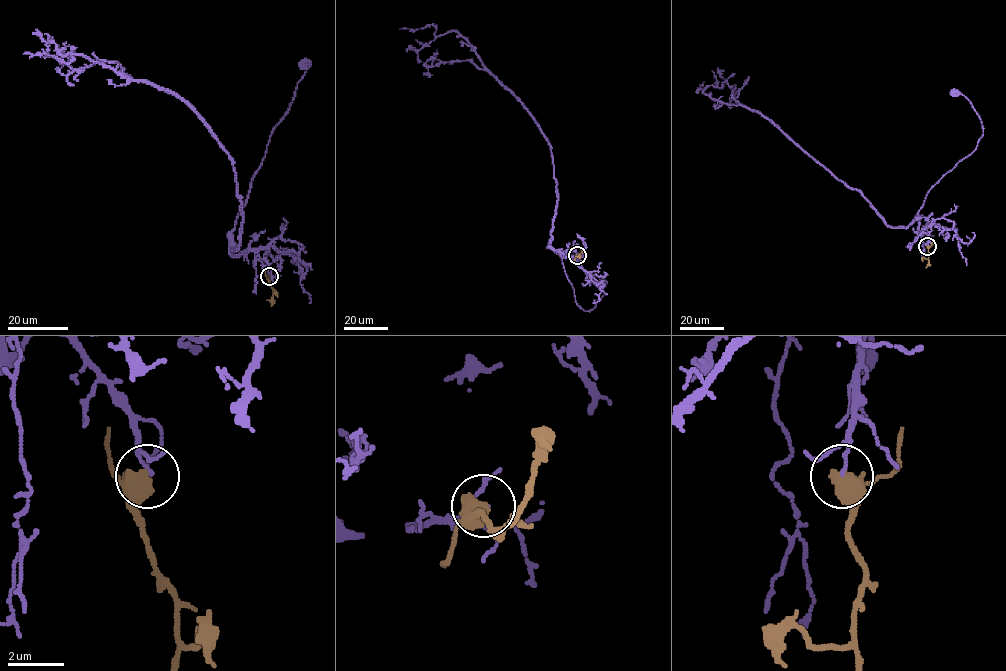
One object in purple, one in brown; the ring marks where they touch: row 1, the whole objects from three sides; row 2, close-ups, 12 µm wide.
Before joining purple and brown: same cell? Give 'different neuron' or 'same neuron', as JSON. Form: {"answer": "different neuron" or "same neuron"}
{"answer": "different neuron"}

